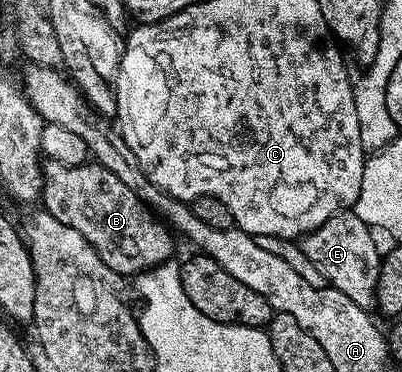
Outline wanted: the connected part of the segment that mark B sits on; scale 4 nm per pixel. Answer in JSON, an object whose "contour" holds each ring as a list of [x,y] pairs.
{"contour":[[[46,160],[40,204],[44,212],[59,219],[59,223],[75,227],[75,231],[79,231],[79,235],[104,256],[107,267],[116,273],[140,275],[174,256],[174,234],[154,216],[144,201],[133,194],[131,187],[119,179],[119,175],[111,175],[111,171],[102,165],[64,165]]]}

